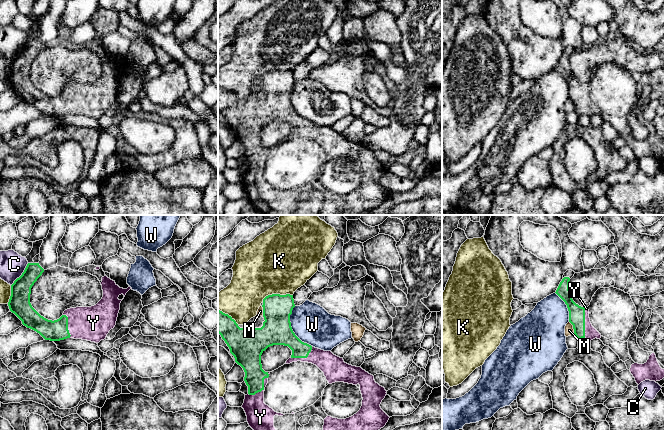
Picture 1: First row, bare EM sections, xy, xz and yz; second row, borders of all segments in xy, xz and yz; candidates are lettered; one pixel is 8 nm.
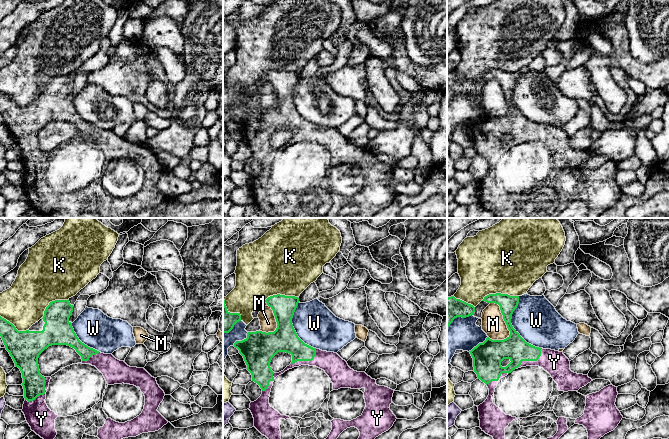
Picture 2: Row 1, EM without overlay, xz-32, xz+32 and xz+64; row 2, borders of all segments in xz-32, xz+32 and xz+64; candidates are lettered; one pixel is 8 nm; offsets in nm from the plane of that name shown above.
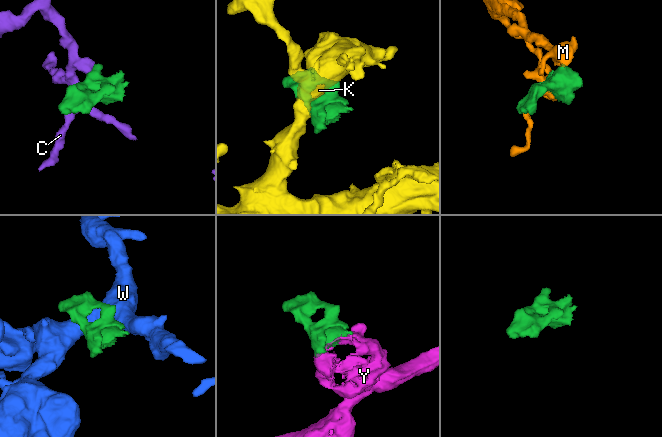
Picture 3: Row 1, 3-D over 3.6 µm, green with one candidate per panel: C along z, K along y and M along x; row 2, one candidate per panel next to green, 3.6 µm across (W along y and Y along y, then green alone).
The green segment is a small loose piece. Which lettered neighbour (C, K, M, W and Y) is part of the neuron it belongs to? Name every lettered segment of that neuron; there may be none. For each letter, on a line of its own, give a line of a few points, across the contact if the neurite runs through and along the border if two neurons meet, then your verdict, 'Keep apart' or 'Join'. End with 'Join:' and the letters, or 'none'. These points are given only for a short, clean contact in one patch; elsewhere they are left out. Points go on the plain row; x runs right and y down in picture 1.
C: Line: xy (28, 39), (24, 47), (11, 61). Keep apart
K: Keep apart
M: Keep apart
W: Keep apart
Y: Join
Join: Y

